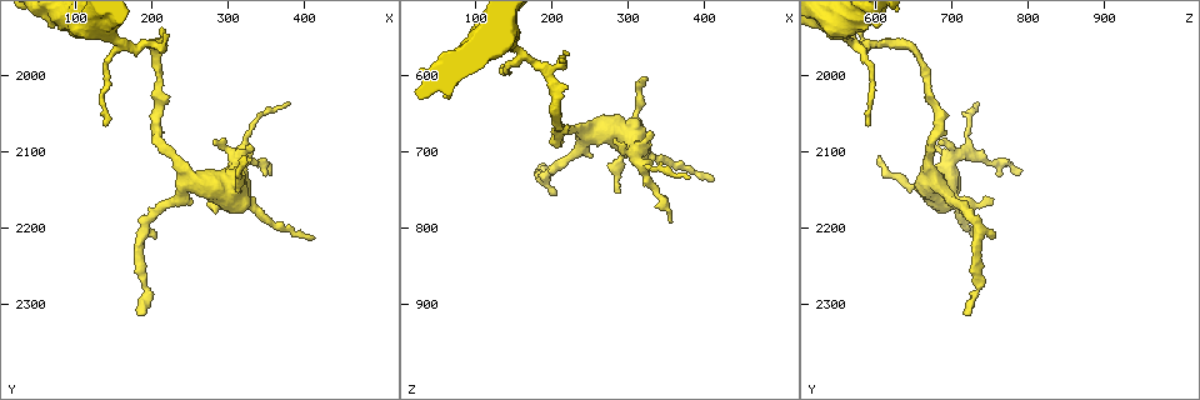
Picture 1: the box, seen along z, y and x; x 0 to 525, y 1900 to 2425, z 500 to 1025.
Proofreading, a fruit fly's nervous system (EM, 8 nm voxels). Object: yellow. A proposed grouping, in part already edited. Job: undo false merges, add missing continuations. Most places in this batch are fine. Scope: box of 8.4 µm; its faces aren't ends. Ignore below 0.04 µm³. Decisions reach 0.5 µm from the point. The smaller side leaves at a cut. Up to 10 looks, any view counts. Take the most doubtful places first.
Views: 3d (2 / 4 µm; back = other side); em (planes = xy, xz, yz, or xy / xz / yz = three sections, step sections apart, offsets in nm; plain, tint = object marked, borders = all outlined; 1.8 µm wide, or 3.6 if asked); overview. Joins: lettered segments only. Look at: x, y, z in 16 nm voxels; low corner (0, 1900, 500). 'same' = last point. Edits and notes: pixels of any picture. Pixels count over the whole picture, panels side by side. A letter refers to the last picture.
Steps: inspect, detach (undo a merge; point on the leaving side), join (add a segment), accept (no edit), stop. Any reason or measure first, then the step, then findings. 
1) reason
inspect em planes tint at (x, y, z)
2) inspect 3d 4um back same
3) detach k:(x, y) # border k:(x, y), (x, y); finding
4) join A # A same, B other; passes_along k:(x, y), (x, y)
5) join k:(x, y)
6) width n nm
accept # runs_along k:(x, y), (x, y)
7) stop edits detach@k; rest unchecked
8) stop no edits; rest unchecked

branch stops here
inspect em xy step 8 borders at (415, 2215, 735)

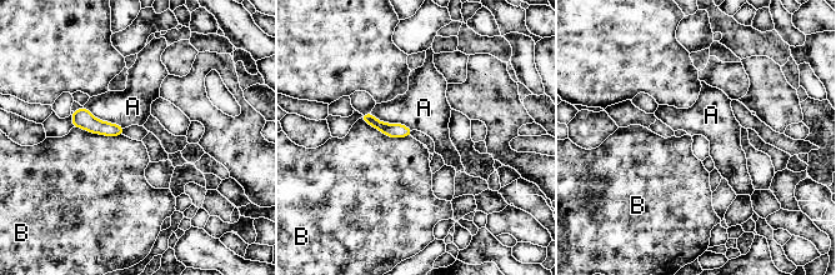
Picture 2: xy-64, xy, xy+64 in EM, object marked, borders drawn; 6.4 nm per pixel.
inspect em planes borders same

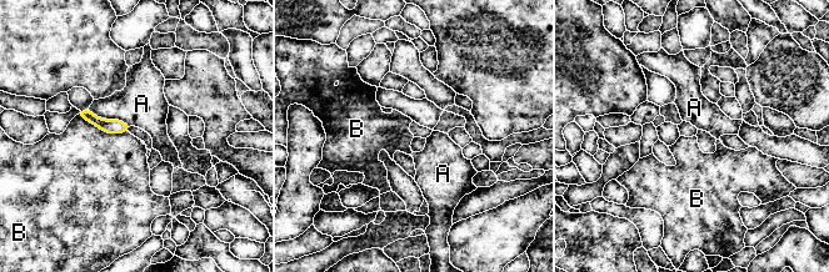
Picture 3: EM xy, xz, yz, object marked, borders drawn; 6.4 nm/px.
accept # A other, B other; no lettered segment goes on from it

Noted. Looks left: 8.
sharp bend
inspect em xz step 4 tint at (315, 2100, 715)

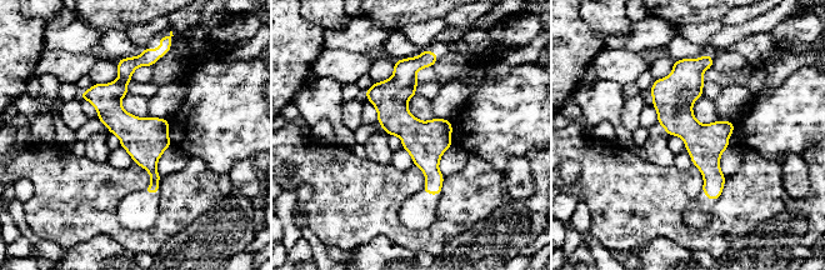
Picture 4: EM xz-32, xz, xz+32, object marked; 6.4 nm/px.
inspect em planes borders same

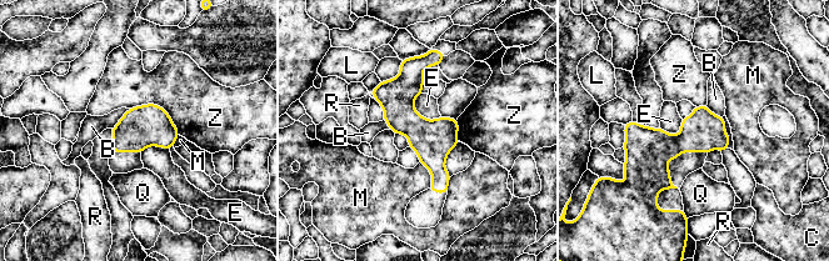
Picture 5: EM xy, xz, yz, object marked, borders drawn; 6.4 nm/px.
longest_contact Z 360 nm
accept # B other, C other, E other, L other, M other, Q other, R other, Z other; all the same cell

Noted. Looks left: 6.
inspect 3d 2um at (185, 2315, 715)

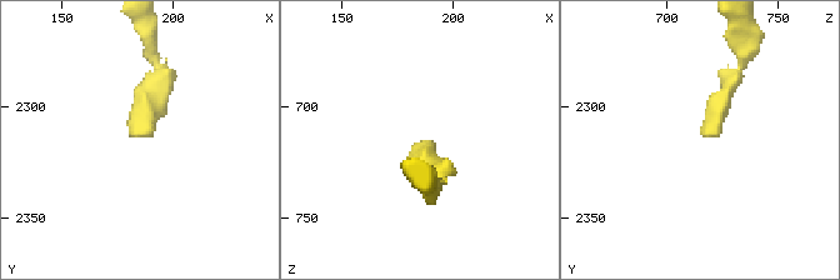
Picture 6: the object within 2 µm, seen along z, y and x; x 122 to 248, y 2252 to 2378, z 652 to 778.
need the tissue
inspect em 3.6um planes plain at (187, 2312, 714)

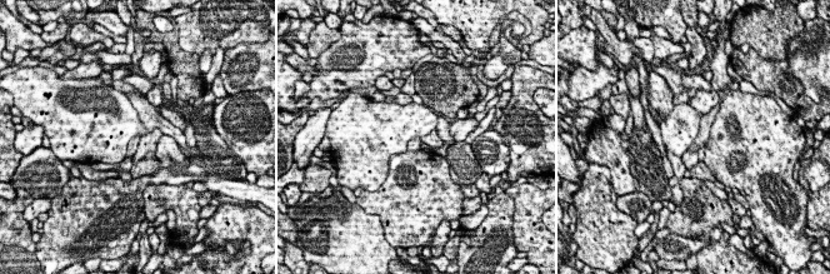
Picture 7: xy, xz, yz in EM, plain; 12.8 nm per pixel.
inspect em 3.6um planes borders same

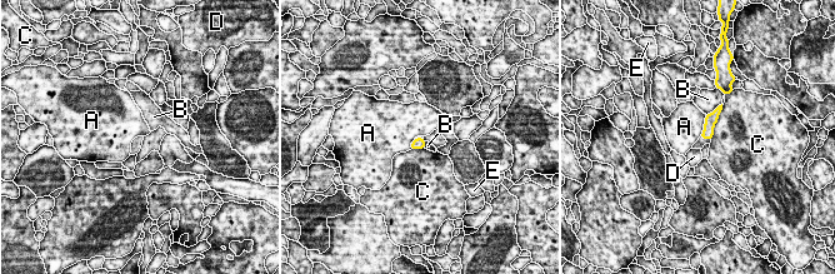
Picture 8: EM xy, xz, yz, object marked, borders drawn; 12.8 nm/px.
accept # A other, B other, C other, D other, E other; border 8:(706, 115), (700, 135); no lettered segment goes on from it

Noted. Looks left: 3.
branch stops here
inspect em planes borders at (140, 2065, 590)

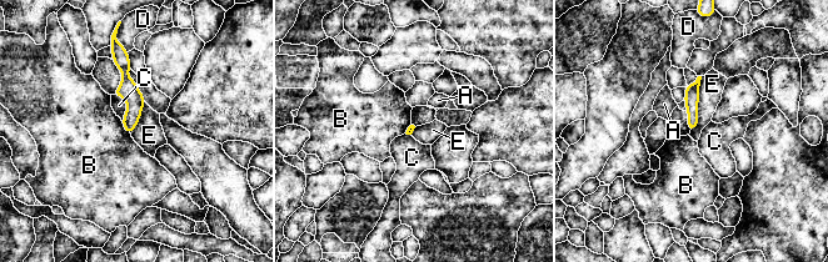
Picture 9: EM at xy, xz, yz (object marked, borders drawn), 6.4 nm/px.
longest_contact E 380 nm
accept # A other, B other, C other, D other, E other; border 9:(702, 76), (698, 124), (691, 132); none of them fits

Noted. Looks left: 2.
stop no edits; rest unchecked

